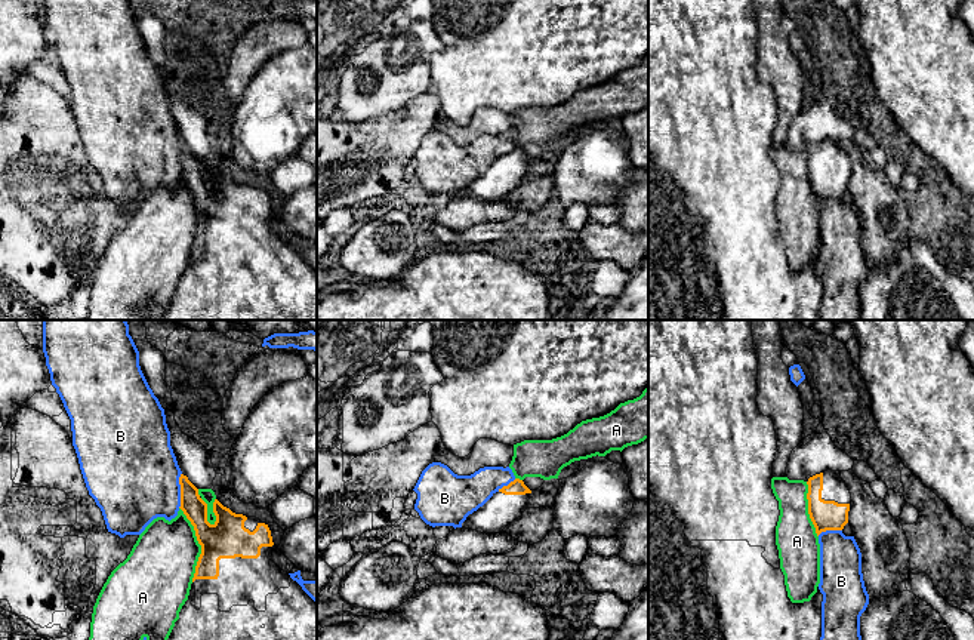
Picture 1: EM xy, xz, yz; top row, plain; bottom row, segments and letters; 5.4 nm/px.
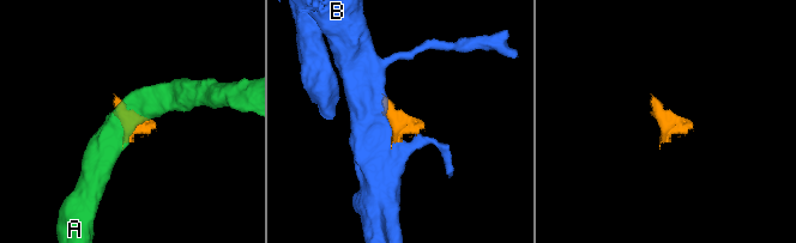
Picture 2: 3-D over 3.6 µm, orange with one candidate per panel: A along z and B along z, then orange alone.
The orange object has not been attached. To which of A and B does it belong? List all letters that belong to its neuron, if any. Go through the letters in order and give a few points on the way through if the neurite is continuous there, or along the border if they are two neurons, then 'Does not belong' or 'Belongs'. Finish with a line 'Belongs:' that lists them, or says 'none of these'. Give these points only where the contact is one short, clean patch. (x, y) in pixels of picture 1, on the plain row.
A: Does not belong
B: Does not belong
Belongs: none of these

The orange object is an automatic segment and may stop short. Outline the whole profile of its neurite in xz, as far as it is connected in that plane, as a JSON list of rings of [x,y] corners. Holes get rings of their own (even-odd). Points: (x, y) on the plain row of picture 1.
[[[515,147],[493,161],[483,175],[469,182],[462,196],[487,203],[500,201],[528,176],[530,161],[531,159],[524,150]]]

